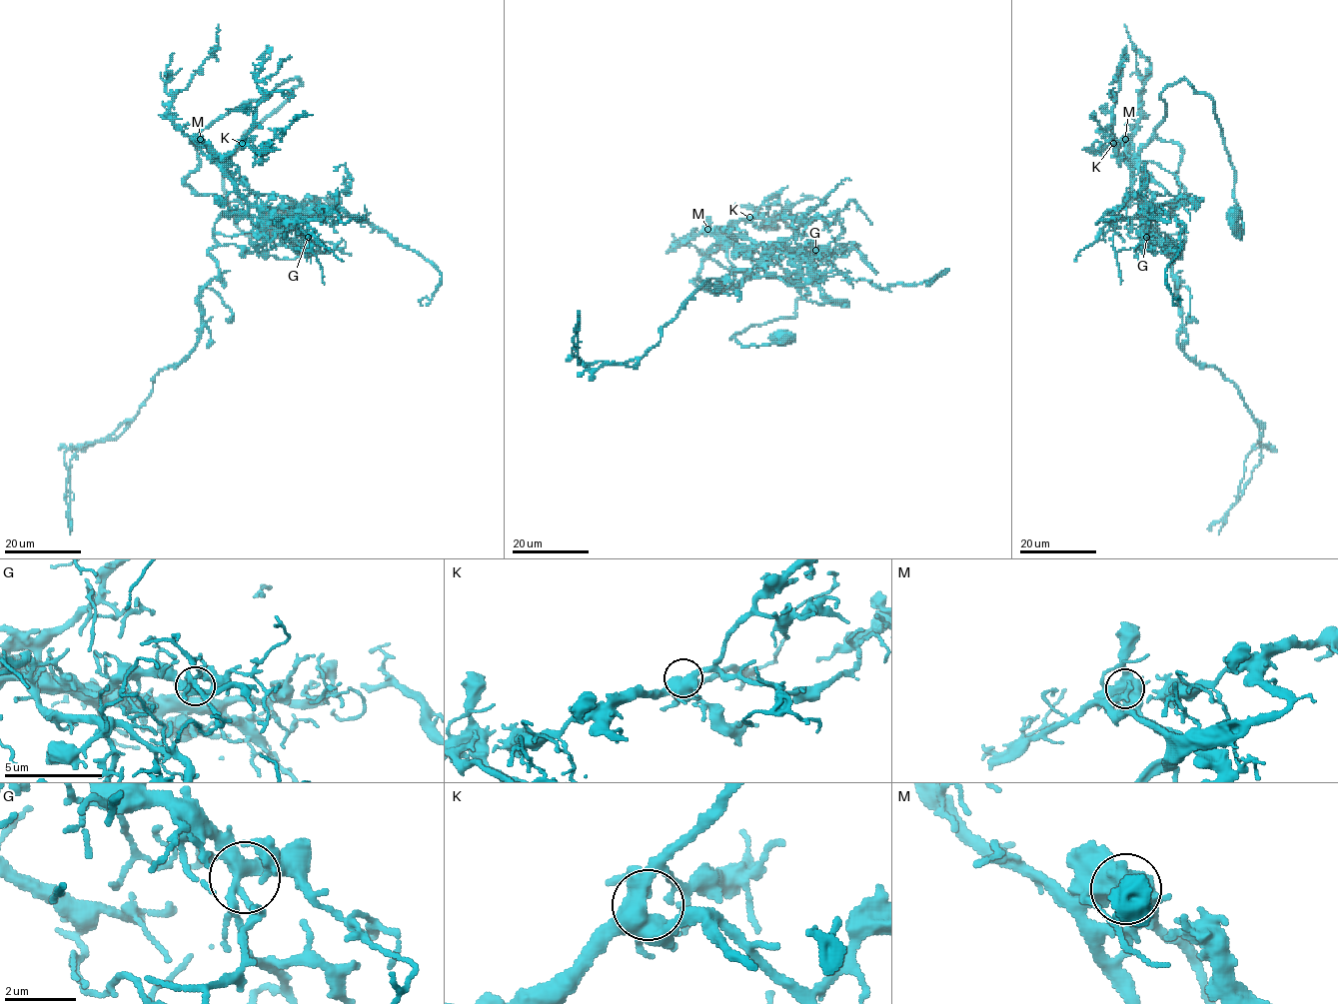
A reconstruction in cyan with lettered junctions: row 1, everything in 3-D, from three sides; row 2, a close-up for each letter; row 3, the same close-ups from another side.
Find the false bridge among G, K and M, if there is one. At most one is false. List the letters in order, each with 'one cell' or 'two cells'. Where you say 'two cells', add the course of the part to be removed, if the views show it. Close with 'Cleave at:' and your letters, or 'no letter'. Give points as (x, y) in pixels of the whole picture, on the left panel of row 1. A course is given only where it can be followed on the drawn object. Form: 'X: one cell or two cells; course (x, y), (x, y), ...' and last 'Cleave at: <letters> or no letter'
G: one cell
K: one cell
M: one cell
Cleave at: no letter

